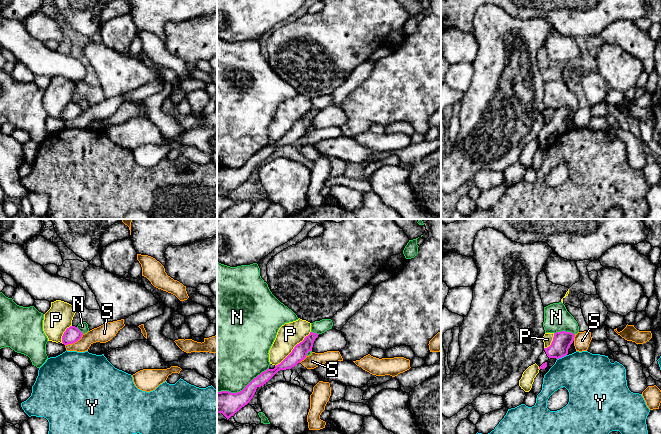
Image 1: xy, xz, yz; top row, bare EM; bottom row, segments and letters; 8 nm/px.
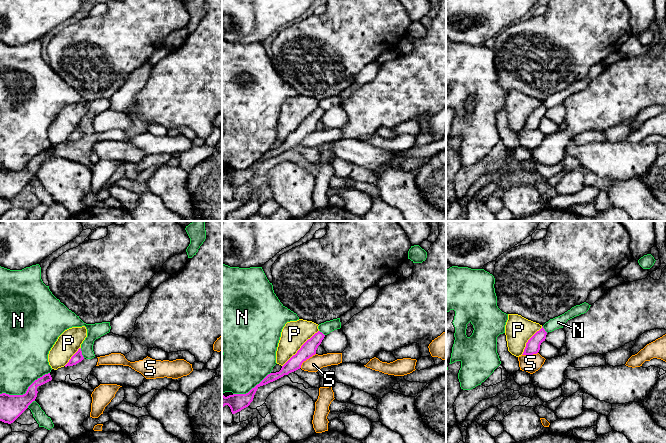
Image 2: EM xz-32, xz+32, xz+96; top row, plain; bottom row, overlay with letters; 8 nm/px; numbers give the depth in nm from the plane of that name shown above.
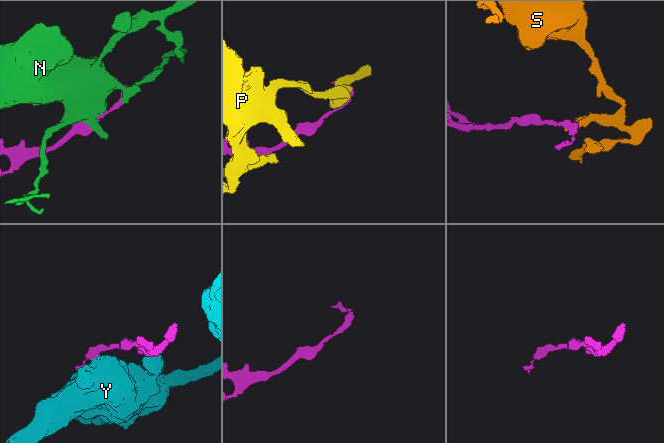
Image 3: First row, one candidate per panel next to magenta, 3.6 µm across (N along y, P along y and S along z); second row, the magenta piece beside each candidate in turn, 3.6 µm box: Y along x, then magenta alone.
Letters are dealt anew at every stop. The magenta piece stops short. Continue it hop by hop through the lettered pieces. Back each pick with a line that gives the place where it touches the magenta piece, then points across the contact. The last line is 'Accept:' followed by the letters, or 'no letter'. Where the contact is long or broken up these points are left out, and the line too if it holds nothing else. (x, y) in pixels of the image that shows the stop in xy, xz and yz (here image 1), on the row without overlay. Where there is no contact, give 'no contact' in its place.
Accept: no letter

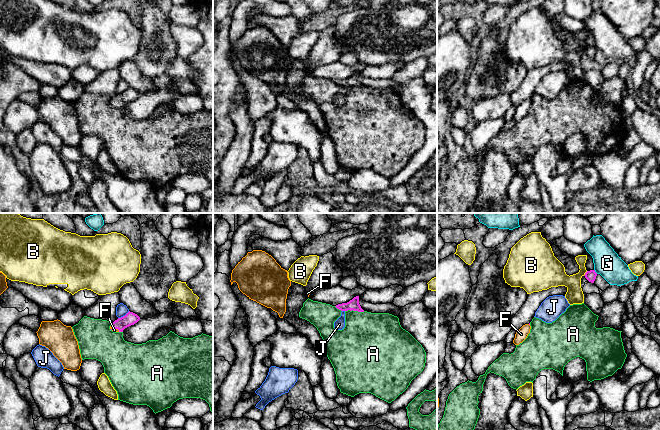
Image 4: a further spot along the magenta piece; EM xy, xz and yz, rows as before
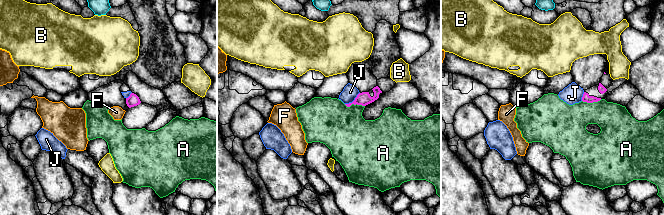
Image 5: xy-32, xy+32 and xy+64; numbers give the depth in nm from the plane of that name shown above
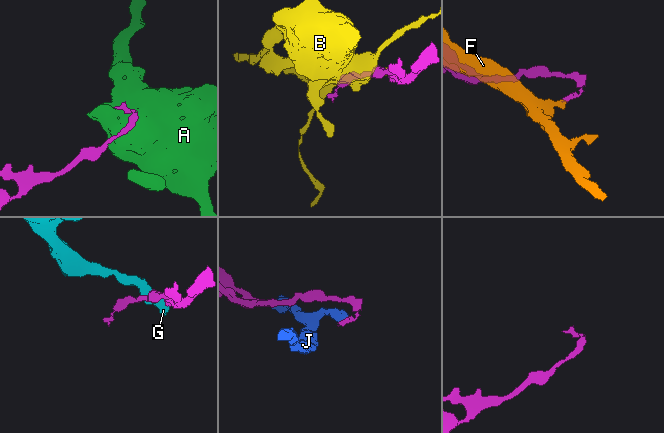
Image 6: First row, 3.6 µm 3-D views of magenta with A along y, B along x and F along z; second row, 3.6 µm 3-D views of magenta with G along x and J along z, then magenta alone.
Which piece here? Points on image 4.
F: contact xy (115, 104)
Accept: F

